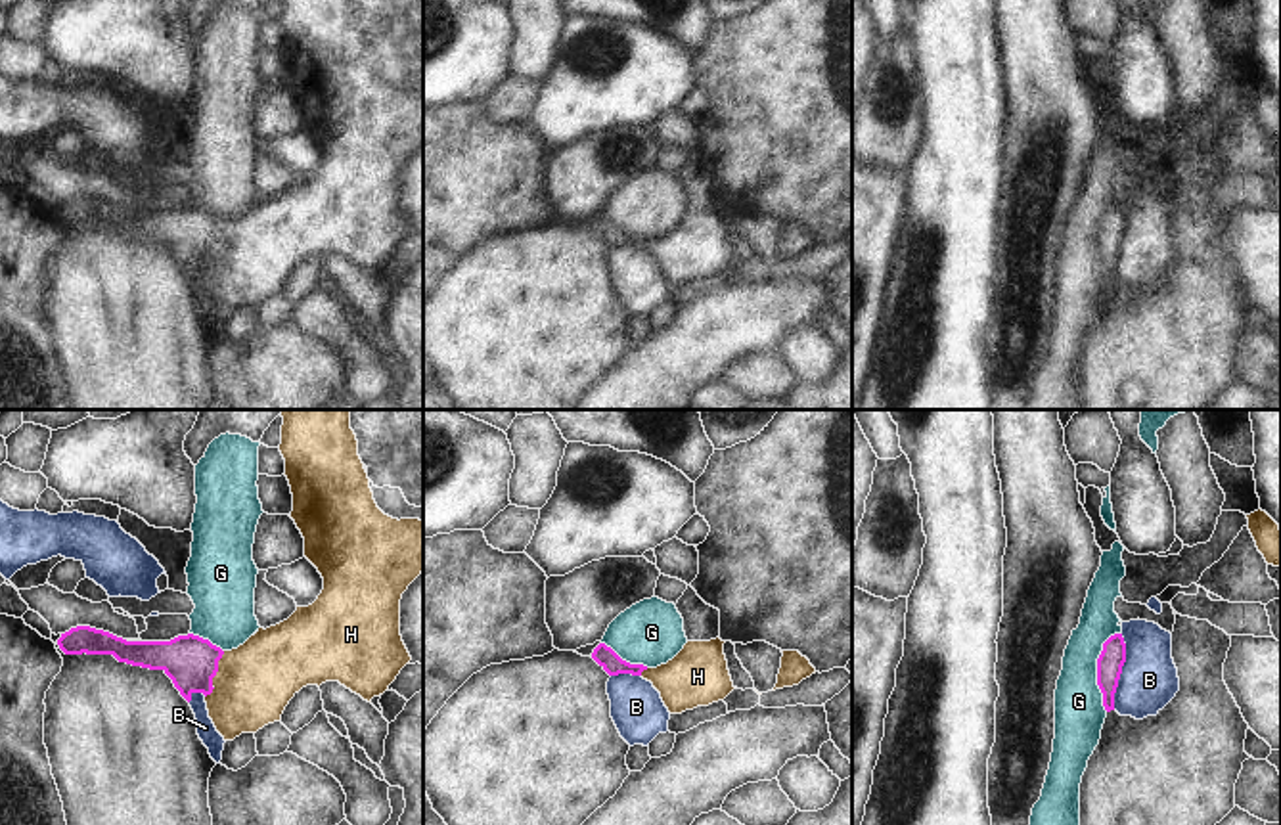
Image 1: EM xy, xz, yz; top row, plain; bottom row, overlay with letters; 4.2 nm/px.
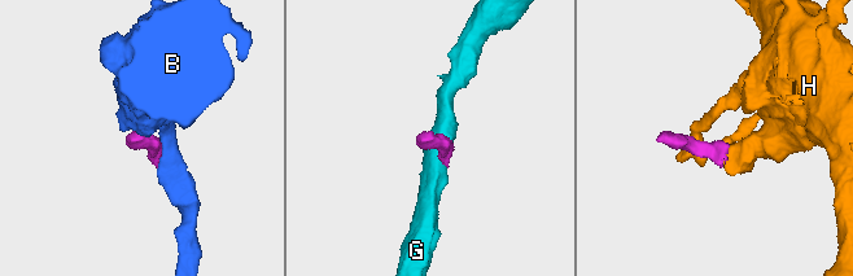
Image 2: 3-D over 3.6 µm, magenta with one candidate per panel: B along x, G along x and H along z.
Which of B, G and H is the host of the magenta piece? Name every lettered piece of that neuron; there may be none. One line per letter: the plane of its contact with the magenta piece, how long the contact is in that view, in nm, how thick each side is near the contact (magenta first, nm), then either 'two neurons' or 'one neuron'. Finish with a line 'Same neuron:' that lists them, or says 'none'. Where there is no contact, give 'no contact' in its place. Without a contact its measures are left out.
B: contact in yz; length 320 nm; calibres 110 and 240 nm; two neurons
G: contact in yz; length 340 nm; calibres 110 and 200 nm; two neurons
H: contact in xy; length 220 nm; calibres 220 and 320 nm; one neuron
Same neuron: H

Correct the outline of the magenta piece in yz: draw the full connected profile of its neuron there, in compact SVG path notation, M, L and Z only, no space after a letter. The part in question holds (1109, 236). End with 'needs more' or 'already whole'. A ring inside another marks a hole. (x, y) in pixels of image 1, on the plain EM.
M1114 205L1103 214L1103 222L1097 230L1097 256L1103 264L1103 278L1107 283L1114 281L1114 264L1124 234L1126 214L1122 205Z | already whole

